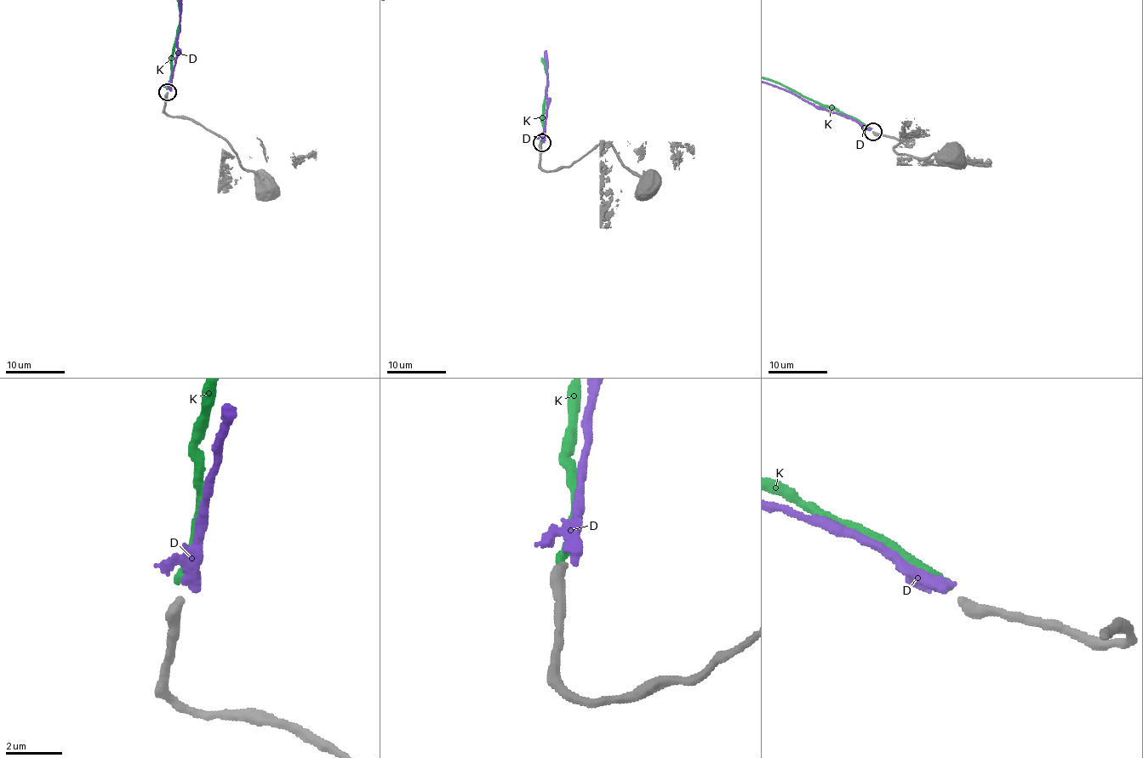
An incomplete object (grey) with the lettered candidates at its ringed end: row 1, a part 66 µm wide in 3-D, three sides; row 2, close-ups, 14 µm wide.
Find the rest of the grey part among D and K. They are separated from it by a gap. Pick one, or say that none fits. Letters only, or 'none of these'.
none of these

